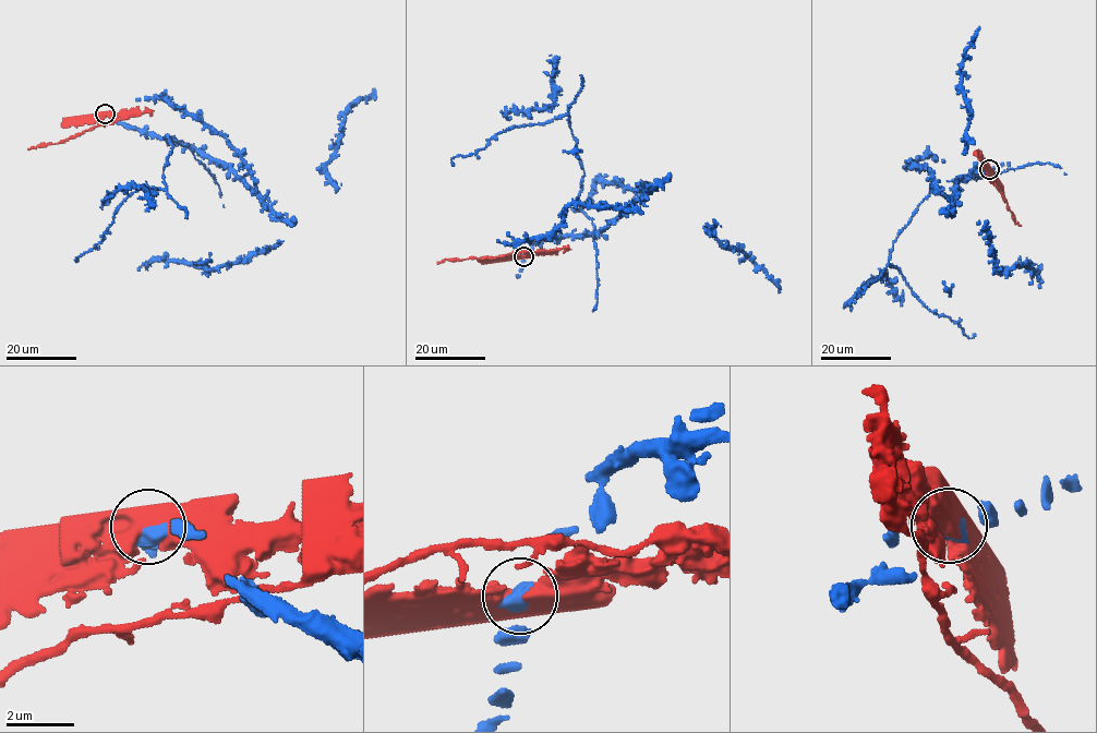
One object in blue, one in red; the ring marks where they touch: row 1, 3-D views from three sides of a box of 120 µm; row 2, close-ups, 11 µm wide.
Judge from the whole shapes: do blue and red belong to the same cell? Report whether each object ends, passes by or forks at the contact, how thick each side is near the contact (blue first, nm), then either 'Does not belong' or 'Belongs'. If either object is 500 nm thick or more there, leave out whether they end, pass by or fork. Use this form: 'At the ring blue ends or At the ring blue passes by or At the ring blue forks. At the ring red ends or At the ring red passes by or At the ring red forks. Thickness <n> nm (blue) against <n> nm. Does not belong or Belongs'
Thickness 500 nm (blue) against 700 nm. Does not belong

